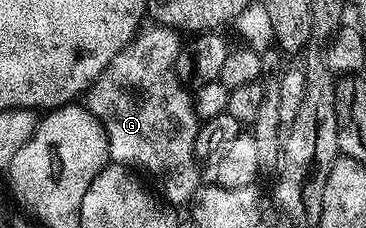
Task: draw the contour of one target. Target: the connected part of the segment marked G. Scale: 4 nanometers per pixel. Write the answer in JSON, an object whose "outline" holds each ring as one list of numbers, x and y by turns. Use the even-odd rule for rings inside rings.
{"outline":[[142,27,133,41,123,50,119,50,115,58,111,58,103,74,99,74,88,92,84,93,83,104,91,114,95,114,95,118,99,118,107,134,110,161,122,166,132,166,134,169,142,168,137,169,142,173,150,172,161,183,160,195,168,203,174,206,188,205,197,189,202,187,203,179,201,180,201,172,197,169,198,158,193,153,199,127,197,111,193,108,190,89,181,84,176,76,176,58,181,52,183,40,178,29,152,27]]}

